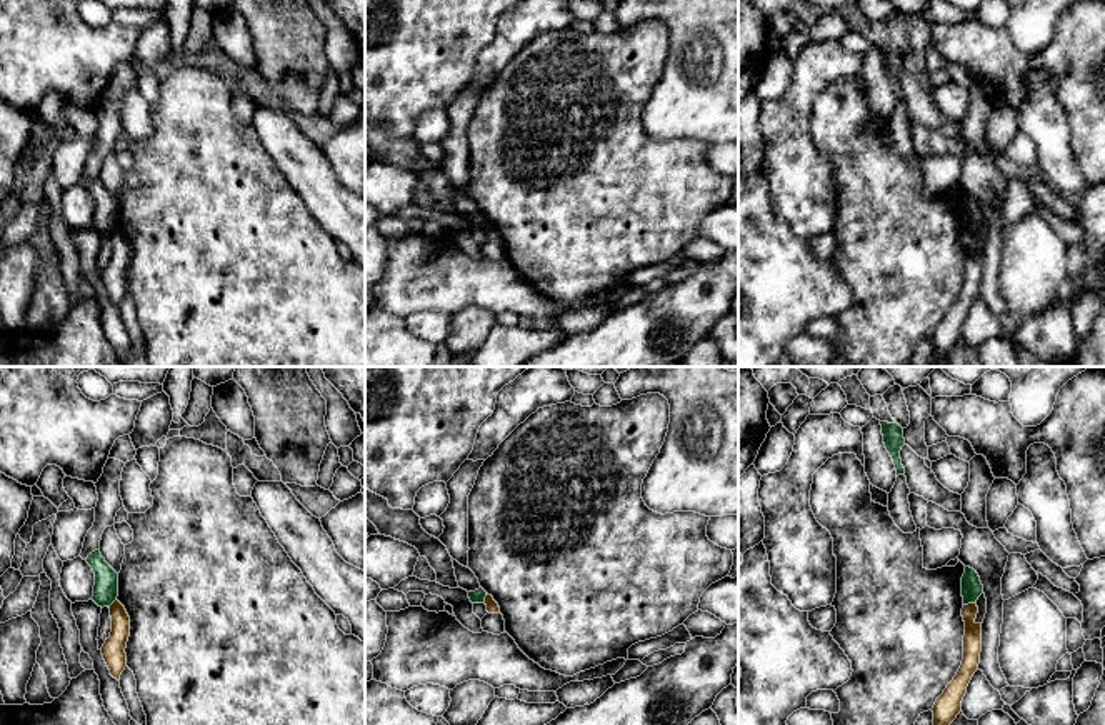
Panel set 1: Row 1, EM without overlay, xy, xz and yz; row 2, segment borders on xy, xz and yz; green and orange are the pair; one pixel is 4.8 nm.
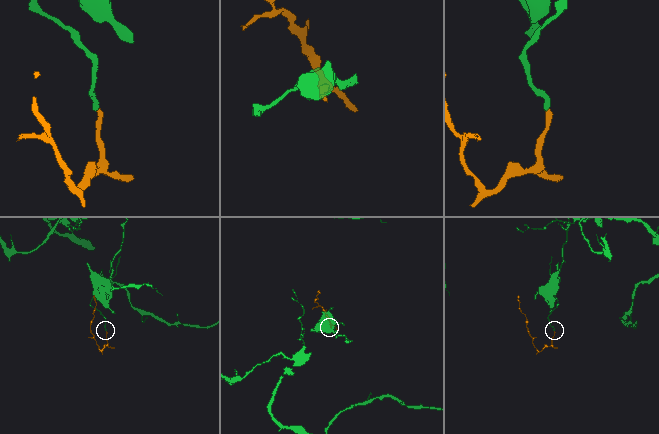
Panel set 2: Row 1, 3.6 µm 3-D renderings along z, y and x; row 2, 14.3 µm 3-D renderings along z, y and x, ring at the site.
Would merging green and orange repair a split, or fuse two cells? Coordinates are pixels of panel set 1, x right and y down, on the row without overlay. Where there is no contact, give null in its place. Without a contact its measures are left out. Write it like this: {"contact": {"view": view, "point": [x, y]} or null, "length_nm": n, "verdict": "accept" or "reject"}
{"contact": {"view": "yz", "point": [969, 229]}, "length_nm": 70, "verdict": "reject"}

